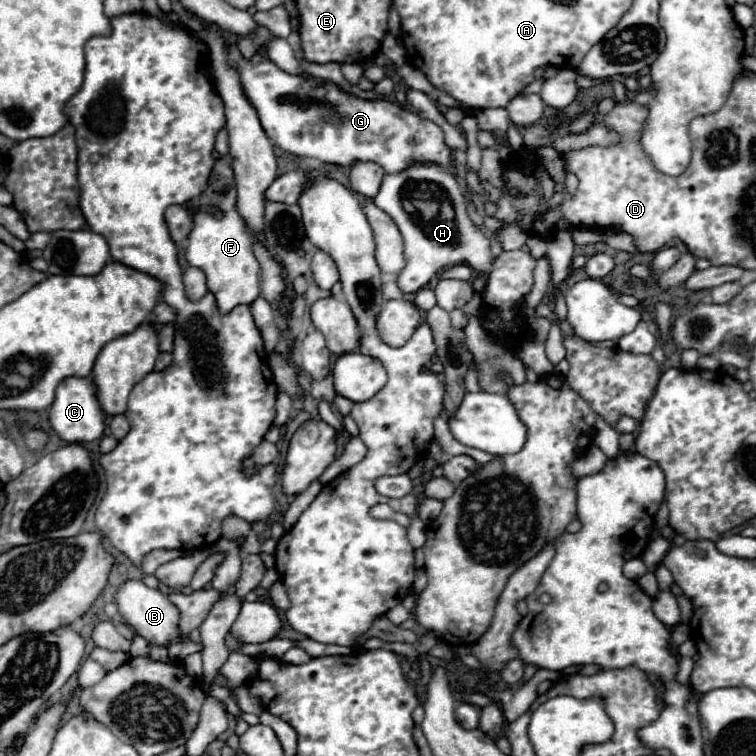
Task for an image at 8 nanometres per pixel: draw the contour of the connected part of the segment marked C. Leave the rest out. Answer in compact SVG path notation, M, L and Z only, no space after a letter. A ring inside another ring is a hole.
M69 377L57 387L55 401L49 409L49 423L53 431L67 443L89 443L103 437L105 415L97 399L97 385L91 377Z

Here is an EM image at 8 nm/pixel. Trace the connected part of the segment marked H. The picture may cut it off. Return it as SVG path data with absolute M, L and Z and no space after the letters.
M425 163L413 165L399 175L385 175L373 203L395 221L405 241L407 265L397 275L397 285L403 293L419 291L437 275L437 271L463 261L477 273L491 273L493 261L489 239L469 219L463 191L459 189L455 175L443 167Z

